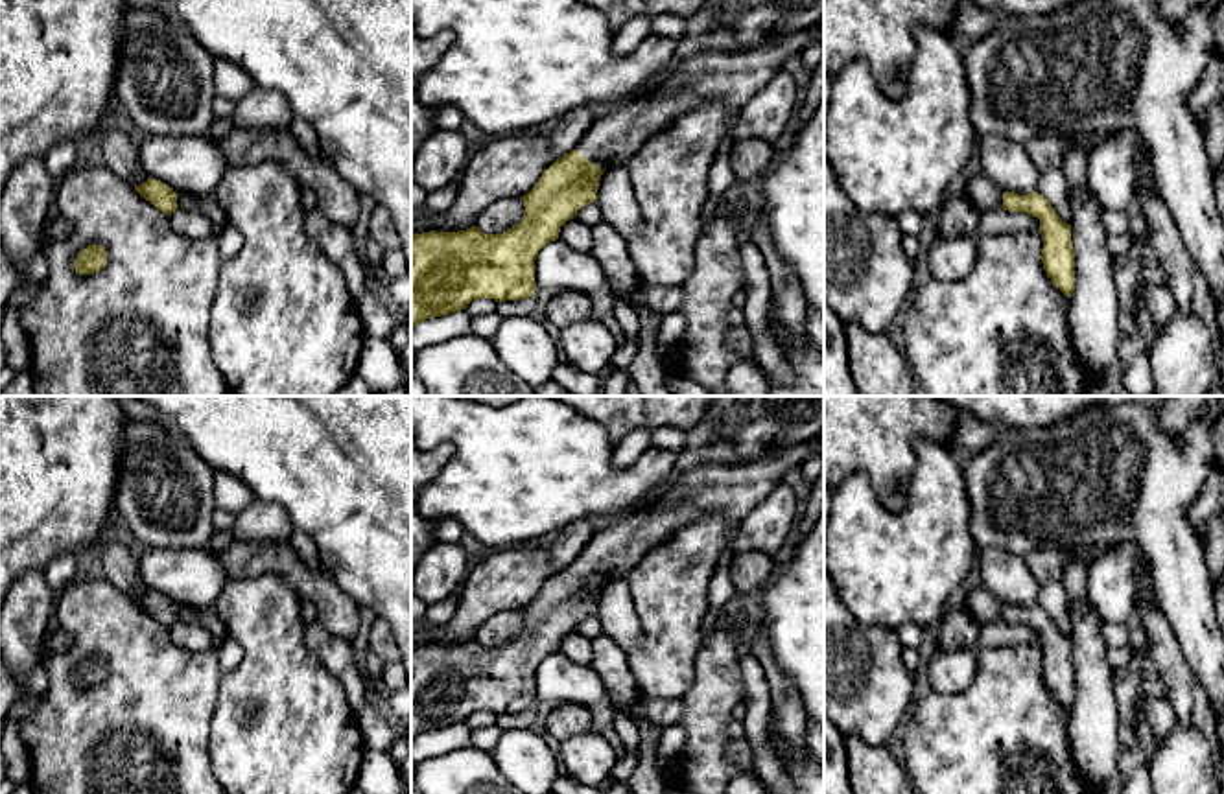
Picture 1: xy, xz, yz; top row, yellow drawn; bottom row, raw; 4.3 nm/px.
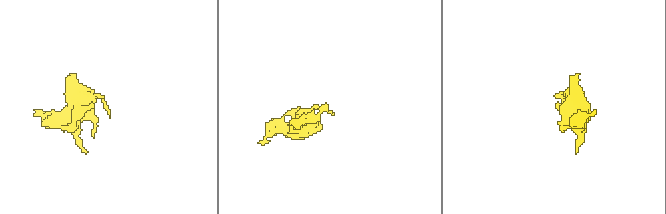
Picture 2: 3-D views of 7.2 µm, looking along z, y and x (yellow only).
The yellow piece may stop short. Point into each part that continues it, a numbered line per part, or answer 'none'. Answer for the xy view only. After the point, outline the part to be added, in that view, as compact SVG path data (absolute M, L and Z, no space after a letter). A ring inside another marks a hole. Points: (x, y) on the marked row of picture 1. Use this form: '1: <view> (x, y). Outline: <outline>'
1: xy (209, 205). Outline: M175 188L173 192L177 193L179 208L203 212L218 230L221 230L227 225L225 210L218 203L216 195L199 197Z

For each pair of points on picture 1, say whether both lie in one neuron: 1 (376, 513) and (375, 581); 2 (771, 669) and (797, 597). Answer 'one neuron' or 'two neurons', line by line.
1: one neuron
2: two neurons

